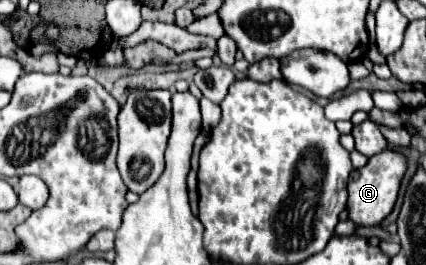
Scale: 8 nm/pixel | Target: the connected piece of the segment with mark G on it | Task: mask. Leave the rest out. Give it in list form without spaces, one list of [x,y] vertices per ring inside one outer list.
[[[384,150],[368,160],[364,168],[352,170],[348,180],[348,212],[350,220],[354,220],[358,226],[378,226],[394,208],[400,182],[406,174],[408,160],[402,152],[396,150]]]

